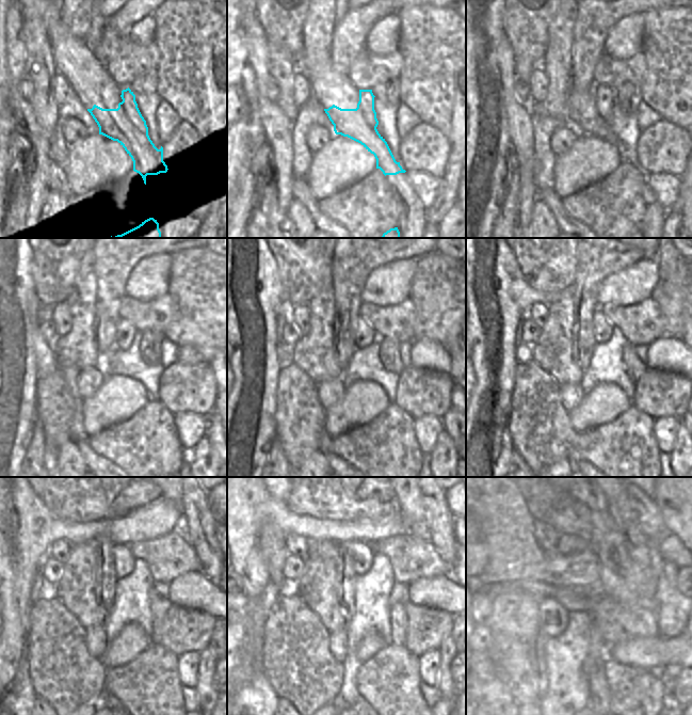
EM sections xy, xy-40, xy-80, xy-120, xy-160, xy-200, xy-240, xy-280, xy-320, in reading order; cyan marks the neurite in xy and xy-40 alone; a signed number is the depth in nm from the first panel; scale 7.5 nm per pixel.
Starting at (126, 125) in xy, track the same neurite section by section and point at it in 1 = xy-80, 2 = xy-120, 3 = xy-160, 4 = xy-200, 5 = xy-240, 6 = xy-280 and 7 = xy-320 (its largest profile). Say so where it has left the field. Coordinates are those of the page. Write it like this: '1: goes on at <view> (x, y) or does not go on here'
1: goes on at xy-80 (591, 122)
2: goes on at xy-120 (125, 331)
3: goes on at xy-160 (364, 332)
4: goes on at xy-200 (602, 329)
5: goes on at xy-240 (124, 560)
6: goes on at xy-280 (361, 554)
7: goes on at xy-320 (597, 550)

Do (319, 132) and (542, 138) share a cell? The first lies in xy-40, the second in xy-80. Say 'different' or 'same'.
different

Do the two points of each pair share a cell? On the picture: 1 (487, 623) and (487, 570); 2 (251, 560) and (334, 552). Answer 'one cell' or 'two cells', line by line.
1: two cells
2: two cells

